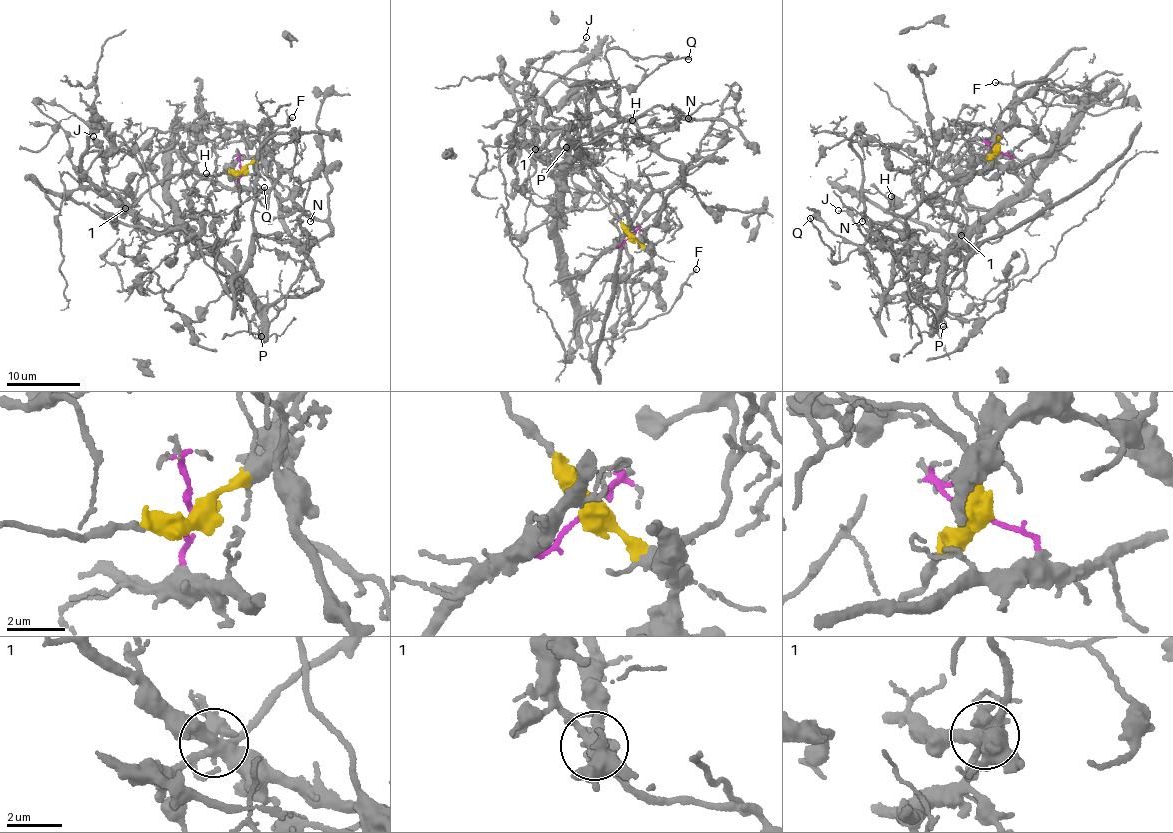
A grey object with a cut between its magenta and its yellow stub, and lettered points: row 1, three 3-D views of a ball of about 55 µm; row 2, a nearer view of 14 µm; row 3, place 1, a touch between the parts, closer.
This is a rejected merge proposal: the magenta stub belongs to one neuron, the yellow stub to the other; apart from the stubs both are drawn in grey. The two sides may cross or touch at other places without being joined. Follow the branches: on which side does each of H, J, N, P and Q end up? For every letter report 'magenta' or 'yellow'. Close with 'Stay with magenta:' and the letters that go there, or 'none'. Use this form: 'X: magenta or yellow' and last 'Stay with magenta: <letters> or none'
H: magenta
J: yellow
N: magenta
P: magenta
Q: magenta
Stay with magenta: H, N, P, Q

